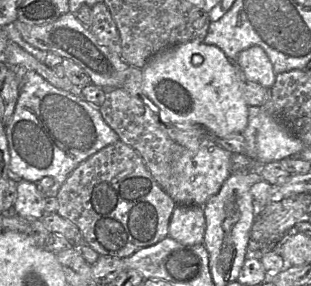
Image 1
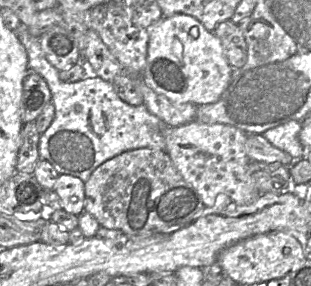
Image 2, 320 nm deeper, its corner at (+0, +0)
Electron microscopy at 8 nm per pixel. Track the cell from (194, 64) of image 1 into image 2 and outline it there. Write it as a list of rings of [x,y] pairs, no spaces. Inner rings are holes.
[[[181,13],[163,16],[153,27],[141,77],[156,93],[180,103],[215,103],[229,87],[232,74],[221,41],[195,17]]]

